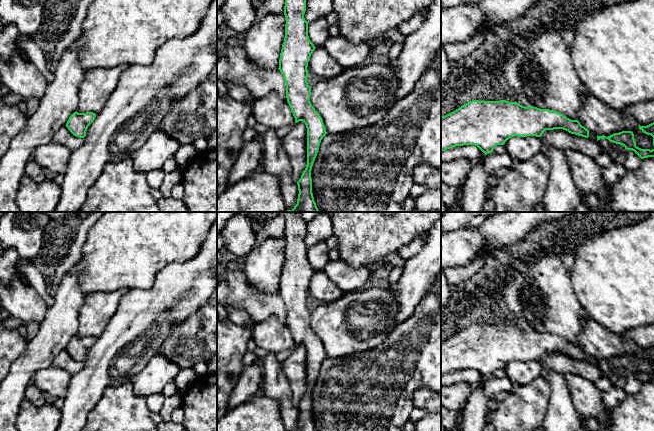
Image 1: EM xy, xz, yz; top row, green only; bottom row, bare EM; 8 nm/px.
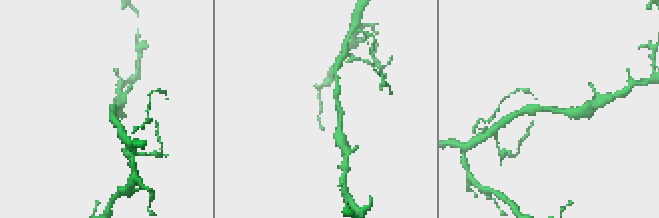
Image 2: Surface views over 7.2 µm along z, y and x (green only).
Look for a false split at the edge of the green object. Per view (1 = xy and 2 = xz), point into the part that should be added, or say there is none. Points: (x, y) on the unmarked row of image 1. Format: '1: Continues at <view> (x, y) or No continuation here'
1: No continuation here
2: No continuation here

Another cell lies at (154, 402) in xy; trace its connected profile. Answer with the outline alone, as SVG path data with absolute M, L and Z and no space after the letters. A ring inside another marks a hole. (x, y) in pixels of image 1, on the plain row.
M162 393L146 397L146 405L151 412L159 413L163 407L165 396Z

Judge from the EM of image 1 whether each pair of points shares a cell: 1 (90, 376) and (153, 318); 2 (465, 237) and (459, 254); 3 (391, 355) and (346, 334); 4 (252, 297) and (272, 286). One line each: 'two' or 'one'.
1: one
2: one
3: two
4: two

